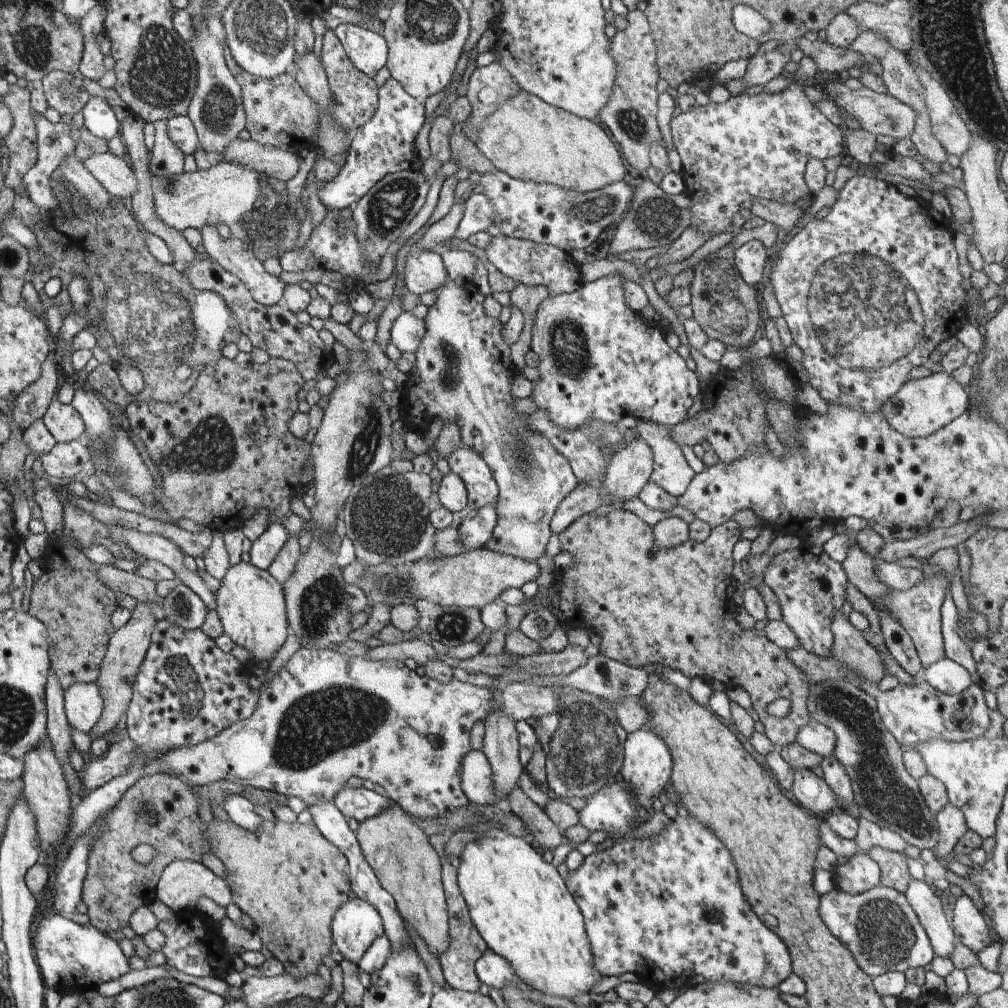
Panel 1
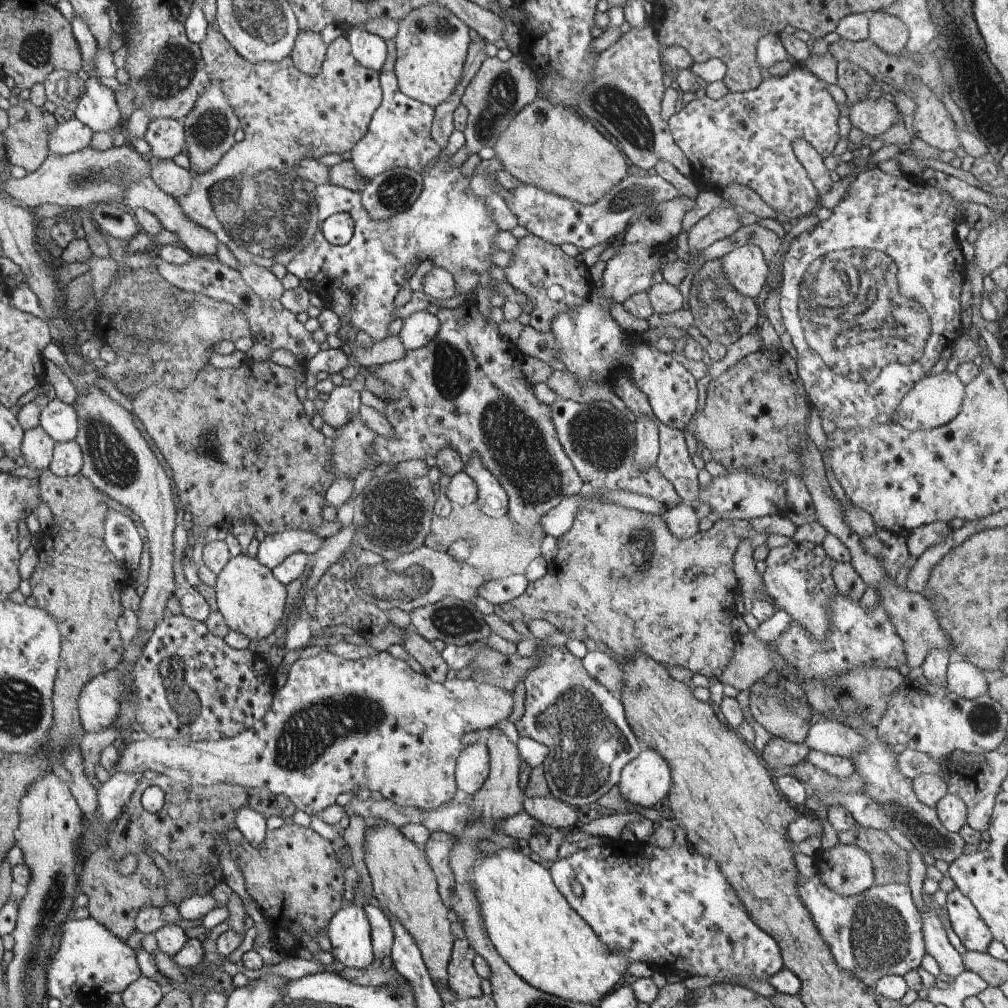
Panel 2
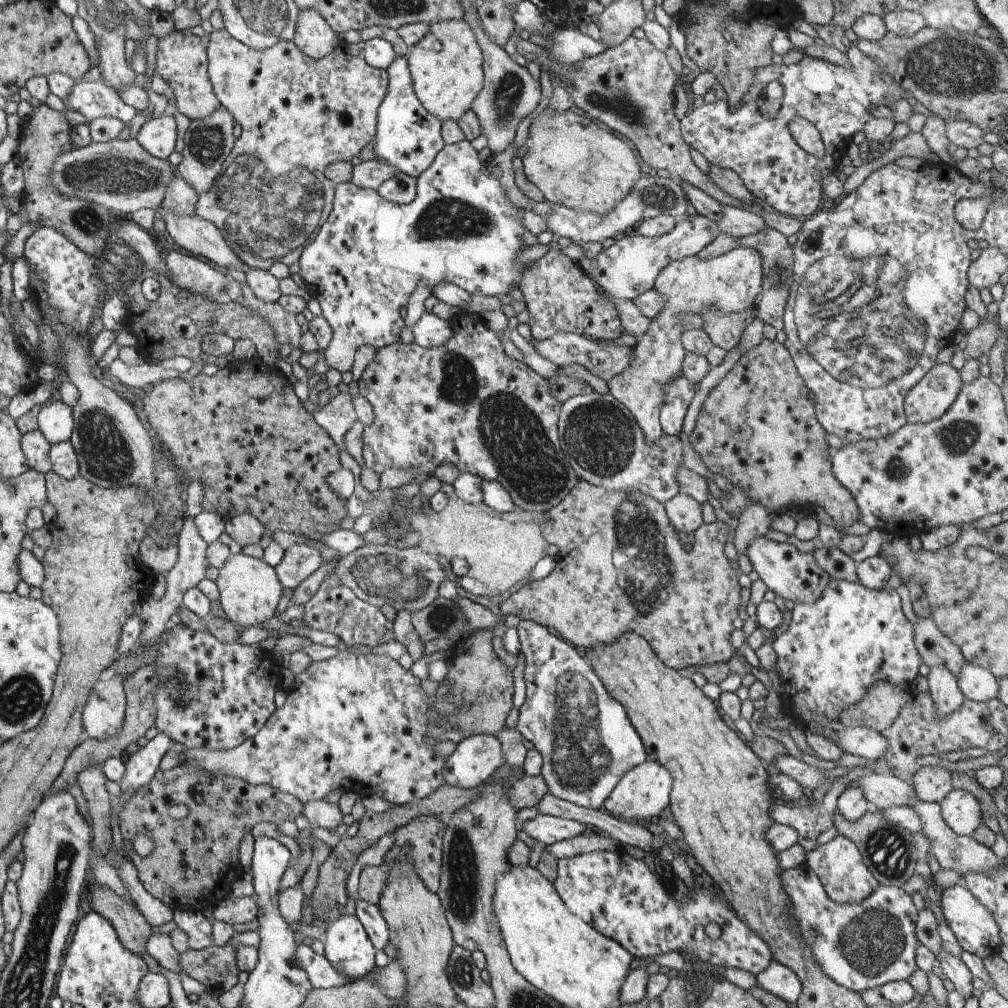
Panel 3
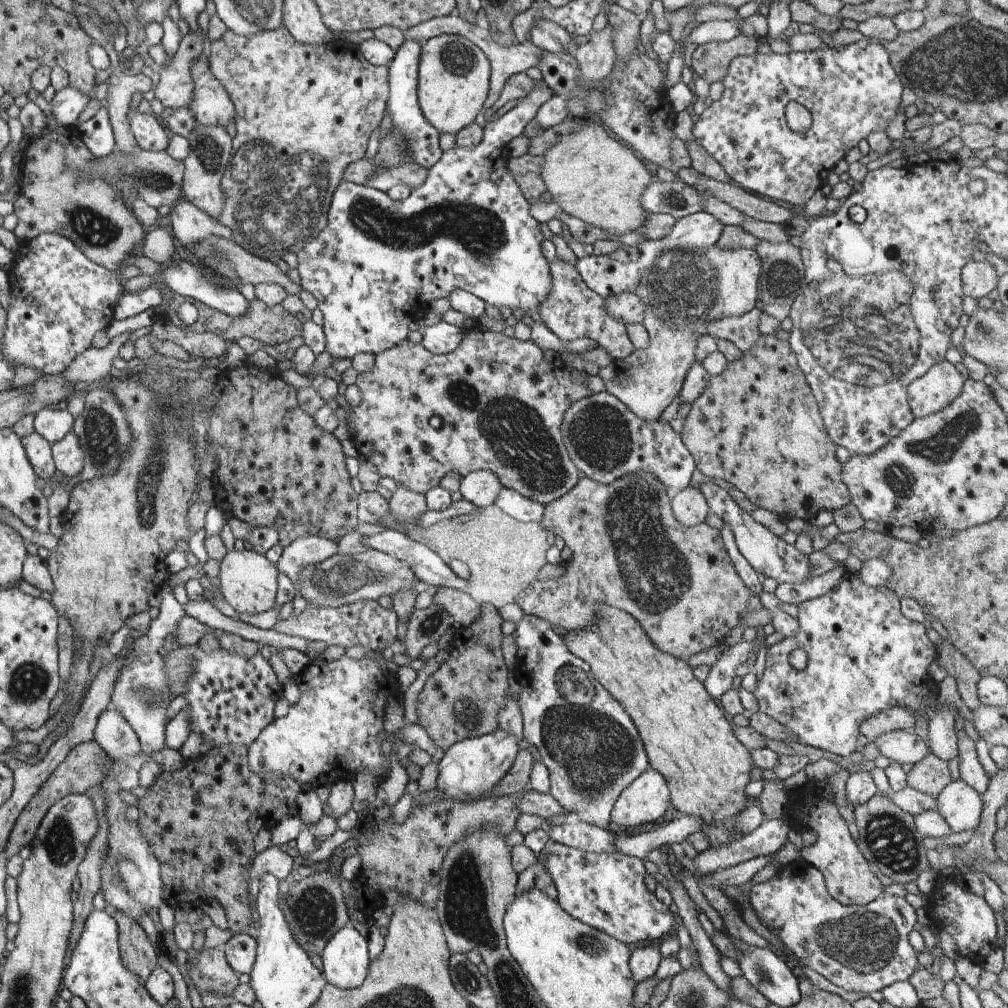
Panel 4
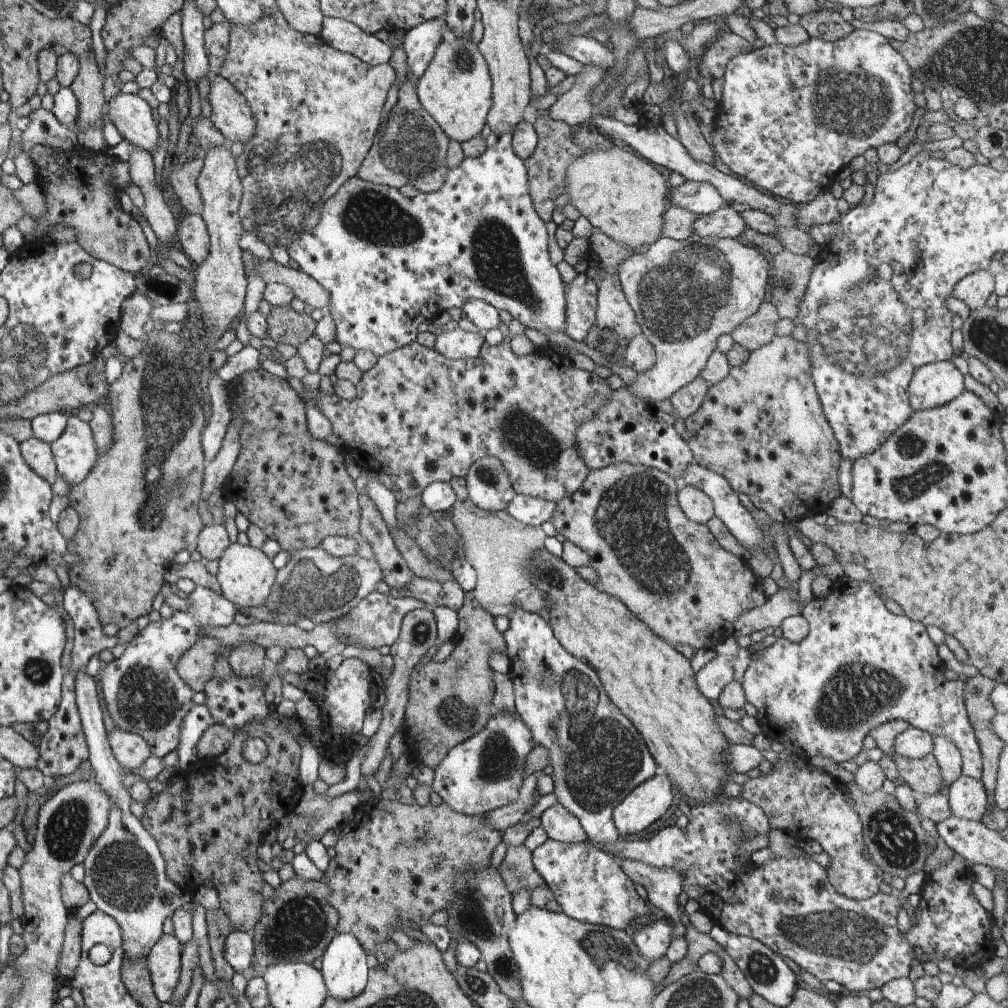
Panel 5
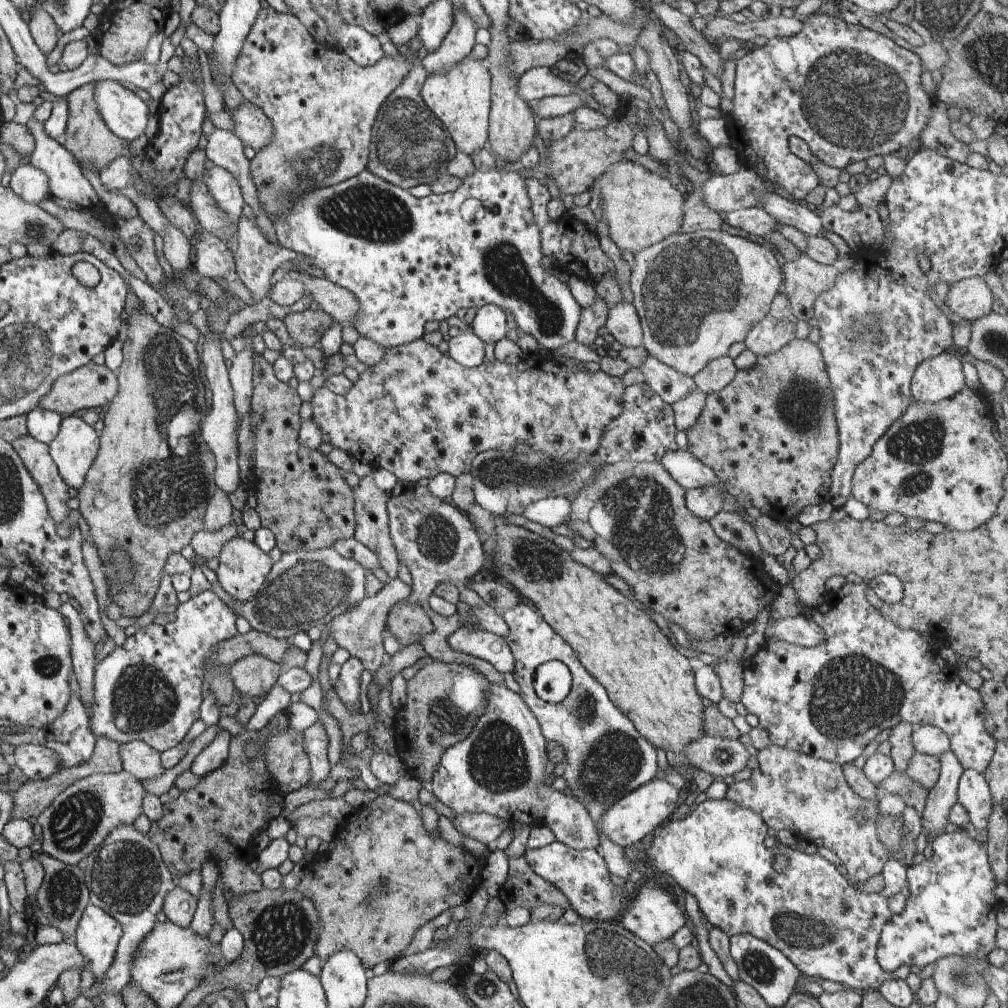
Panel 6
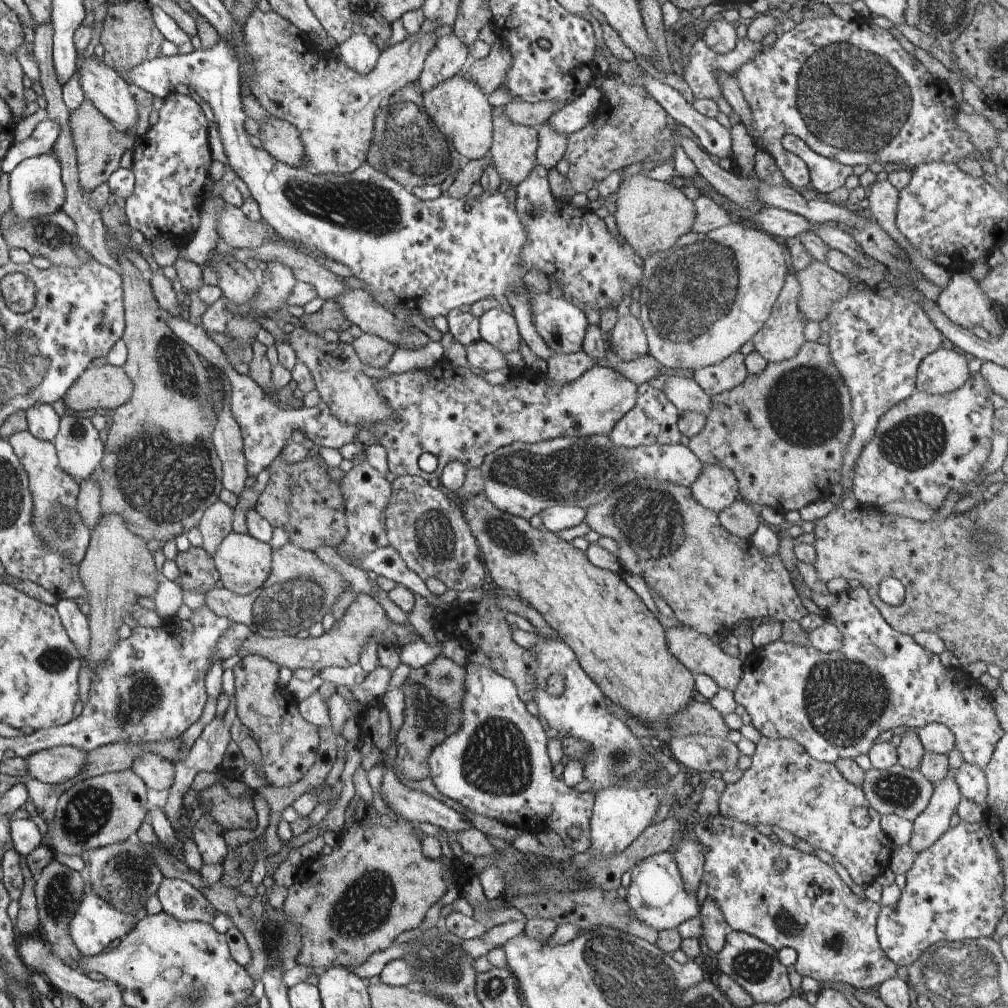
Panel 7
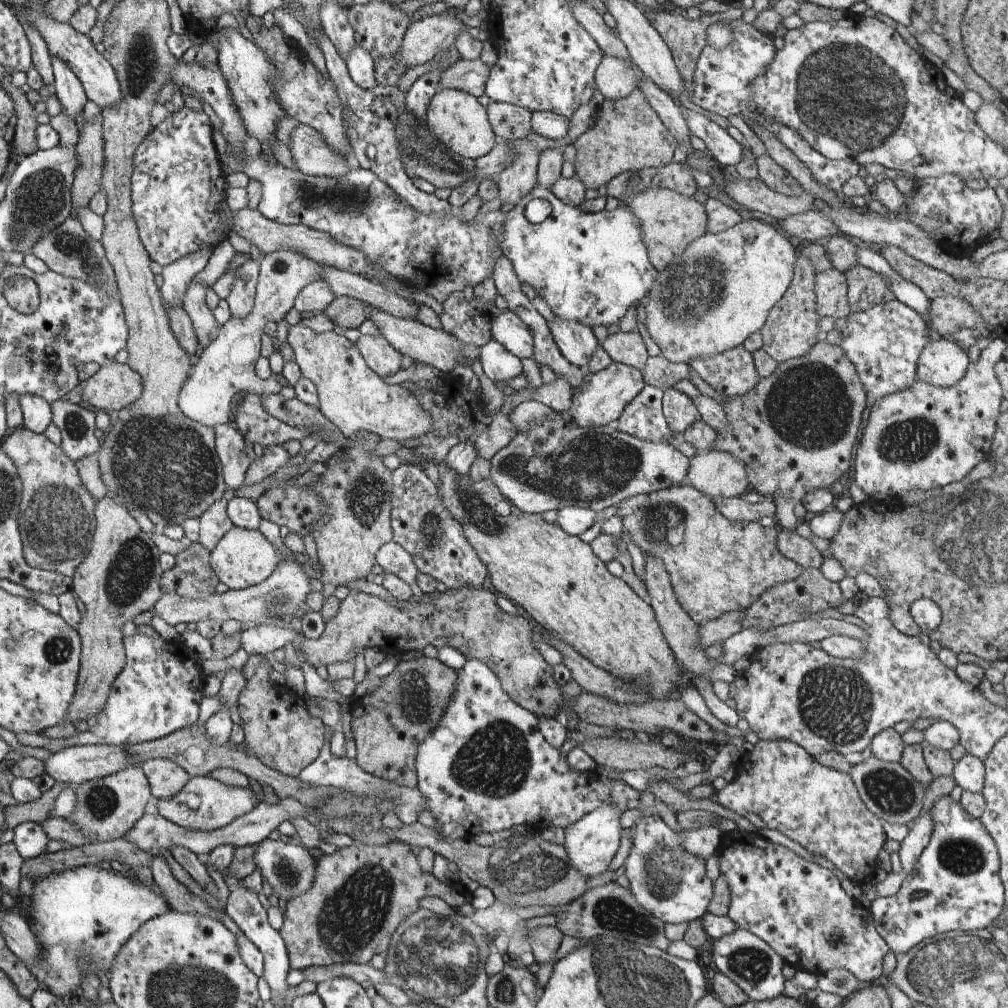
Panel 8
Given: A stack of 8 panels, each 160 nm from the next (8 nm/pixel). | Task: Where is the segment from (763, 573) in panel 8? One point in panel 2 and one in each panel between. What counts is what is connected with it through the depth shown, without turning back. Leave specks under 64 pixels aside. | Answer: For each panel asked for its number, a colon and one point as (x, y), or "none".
2: (620, 577)
3: (622, 566)
4: (678, 582)
5: (687, 589)
6: (635, 513)
7: (711, 579)

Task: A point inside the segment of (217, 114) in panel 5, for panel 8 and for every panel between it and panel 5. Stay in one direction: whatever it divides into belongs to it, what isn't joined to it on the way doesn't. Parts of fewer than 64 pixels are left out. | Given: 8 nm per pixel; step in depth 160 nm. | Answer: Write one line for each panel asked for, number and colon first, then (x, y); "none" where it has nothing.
6: (254, 129)
7: (279, 138)
8: (309, 153)

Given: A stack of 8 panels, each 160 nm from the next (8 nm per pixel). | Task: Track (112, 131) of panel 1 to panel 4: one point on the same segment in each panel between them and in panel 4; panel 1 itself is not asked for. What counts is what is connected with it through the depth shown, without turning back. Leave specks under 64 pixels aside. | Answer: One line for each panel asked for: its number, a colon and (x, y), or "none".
2: (97, 108)
3: (93, 100)
4: (68, 104)

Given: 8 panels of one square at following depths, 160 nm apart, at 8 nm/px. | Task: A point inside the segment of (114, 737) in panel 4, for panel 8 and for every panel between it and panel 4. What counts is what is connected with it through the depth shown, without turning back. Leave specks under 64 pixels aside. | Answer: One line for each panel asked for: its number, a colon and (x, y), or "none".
5: (130, 750)
6: (139, 759)
7: (158, 773)
8: (166, 779)

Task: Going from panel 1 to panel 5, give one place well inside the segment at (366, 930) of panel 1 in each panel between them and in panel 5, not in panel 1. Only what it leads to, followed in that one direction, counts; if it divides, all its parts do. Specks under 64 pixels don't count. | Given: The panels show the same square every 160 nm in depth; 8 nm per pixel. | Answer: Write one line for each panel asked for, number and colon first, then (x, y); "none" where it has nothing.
2: (349, 931)
3: (349, 949)
4: (345, 957)
5: (344, 968)

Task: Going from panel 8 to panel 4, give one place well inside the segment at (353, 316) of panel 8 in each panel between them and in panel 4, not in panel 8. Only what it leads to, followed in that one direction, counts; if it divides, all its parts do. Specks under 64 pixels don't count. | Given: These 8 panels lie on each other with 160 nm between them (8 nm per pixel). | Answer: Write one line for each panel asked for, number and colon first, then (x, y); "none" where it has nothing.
4: (272, 326)
5: (285, 326)
6: (306, 328)
7: (330, 316)

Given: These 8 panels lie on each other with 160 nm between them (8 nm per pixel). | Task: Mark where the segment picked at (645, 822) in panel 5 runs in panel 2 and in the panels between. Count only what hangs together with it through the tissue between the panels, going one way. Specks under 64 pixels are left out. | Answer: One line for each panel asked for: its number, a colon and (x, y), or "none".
2: (646, 780)
3: (643, 792)
4: (645, 800)

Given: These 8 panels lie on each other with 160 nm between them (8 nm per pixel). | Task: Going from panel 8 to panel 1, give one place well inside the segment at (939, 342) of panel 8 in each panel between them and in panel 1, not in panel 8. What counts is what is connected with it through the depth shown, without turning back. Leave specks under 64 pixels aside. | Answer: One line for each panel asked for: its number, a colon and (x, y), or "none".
1: (922, 406)
2: (933, 401)
3: (932, 397)
4: (942, 384)
5: (933, 385)
6: (939, 378)
7: (944, 371)

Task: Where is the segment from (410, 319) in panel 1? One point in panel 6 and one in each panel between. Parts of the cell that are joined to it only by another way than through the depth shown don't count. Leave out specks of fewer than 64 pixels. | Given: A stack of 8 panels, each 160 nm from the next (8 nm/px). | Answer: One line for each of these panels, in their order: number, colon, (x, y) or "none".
2: (420, 328)
3: (430, 331)
4: (443, 338)
5: (457, 344)
6: (466, 348)

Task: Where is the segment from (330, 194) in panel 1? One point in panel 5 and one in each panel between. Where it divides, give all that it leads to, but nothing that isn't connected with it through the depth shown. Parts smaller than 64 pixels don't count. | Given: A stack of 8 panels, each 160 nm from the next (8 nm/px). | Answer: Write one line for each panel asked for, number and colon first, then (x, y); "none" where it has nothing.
2: (400, 135)
3: (409, 138)
4: (403, 108)
5: (420, 43)

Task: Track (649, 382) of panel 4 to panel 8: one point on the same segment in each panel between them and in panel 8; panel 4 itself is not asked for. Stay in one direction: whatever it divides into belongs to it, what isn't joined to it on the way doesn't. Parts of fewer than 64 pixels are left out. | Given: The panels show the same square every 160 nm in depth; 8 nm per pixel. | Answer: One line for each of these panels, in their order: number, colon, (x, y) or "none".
5: (685, 294)
6: (697, 293)
7: (701, 300)
8: (720, 290)

